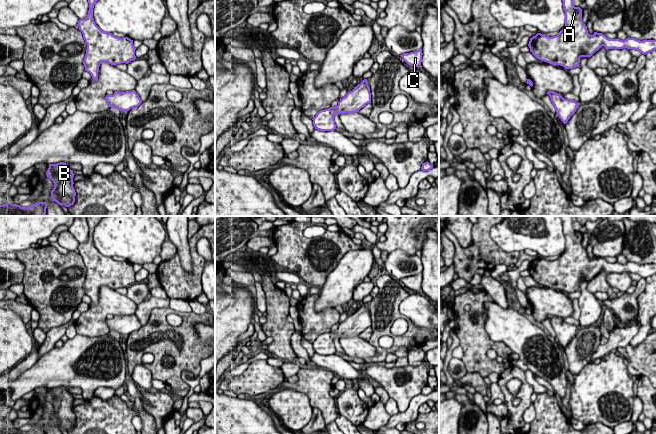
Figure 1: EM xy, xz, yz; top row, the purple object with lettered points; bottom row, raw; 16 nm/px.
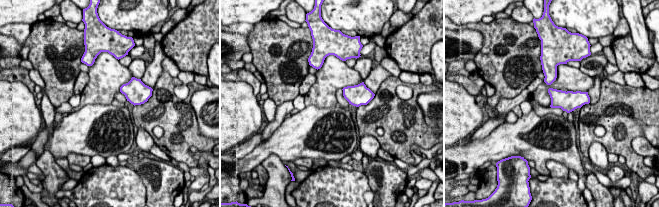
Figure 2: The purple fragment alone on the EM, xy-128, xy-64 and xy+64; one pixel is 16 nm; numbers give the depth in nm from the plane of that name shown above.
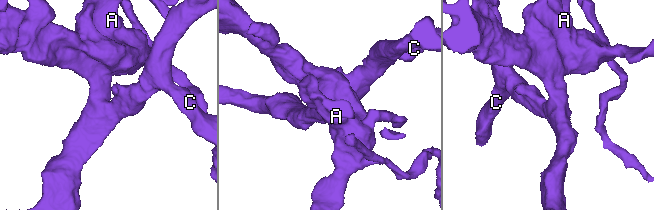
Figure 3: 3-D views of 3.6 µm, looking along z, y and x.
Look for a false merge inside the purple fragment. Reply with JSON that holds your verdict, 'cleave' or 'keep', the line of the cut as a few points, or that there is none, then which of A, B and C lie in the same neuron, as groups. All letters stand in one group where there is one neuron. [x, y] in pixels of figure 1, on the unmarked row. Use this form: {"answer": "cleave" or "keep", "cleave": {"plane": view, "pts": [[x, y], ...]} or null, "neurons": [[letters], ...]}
{"answer": "keep", "cleave": null, "neurons": [["A", "B", "C"]]}

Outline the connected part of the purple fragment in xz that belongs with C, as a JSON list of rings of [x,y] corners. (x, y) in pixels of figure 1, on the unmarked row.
[[[419,273],[414,276],[404,277],[400,280],[408,289],[413,291],[419,291],[422,286],[422,279],[423,279],[422,273]]]

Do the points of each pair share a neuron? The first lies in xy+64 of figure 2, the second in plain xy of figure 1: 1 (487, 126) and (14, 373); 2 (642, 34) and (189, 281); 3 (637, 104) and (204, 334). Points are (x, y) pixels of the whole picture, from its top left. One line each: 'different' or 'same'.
1: same
2: different
3: different

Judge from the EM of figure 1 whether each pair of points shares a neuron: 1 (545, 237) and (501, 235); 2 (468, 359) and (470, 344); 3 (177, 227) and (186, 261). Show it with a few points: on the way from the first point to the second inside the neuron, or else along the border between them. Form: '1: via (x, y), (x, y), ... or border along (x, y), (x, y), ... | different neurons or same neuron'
1: via (534, 235), (512, 235) | same neuron
2: via (470, 355), (470, 348) | same neuron
3: via (178, 235), (184, 253) | same neuron

